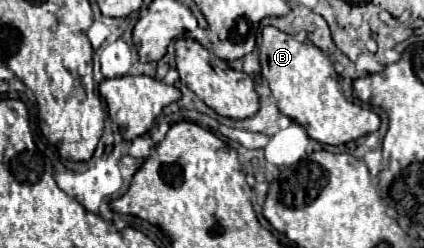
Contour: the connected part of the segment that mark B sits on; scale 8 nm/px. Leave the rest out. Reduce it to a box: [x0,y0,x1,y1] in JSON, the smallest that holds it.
[259,26,380,146]

